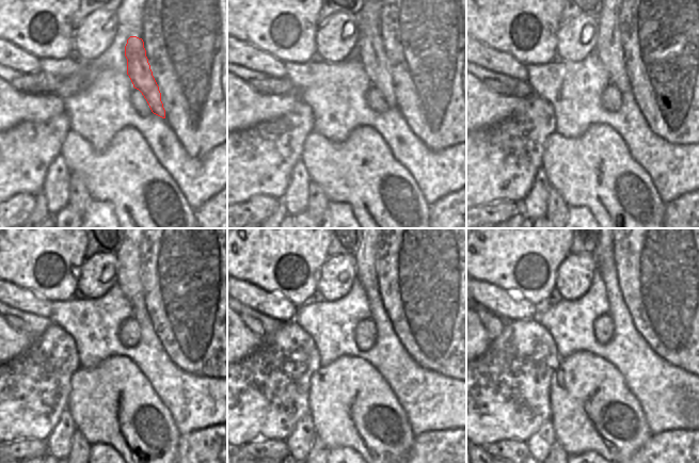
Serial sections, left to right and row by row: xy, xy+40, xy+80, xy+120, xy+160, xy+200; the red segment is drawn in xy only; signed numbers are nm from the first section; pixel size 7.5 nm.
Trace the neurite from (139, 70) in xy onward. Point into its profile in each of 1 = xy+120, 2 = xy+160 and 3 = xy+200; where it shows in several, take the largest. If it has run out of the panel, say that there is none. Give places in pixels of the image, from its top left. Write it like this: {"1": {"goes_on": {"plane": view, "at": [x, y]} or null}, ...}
{"1": {"goes_on": {"plane": "xy+120", "at": [128, 254]}}, "2": {"goes_on": {"plane": "xy+160", "at": [366, 255]}}, "3": {"goes_on": {"plane": "xy+200", "at": [604, 250]}}}

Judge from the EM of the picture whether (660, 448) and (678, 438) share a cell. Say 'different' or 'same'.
same

